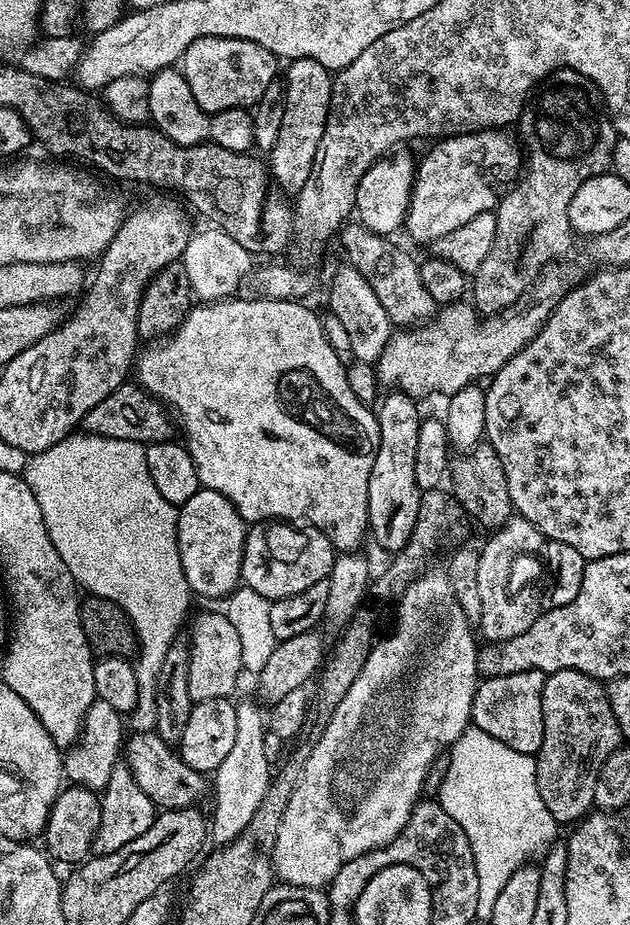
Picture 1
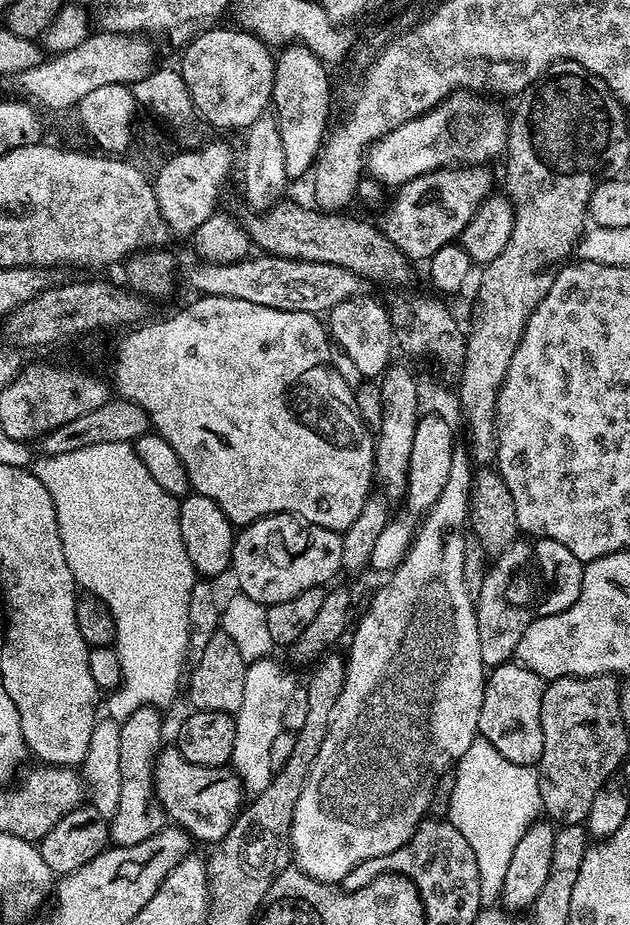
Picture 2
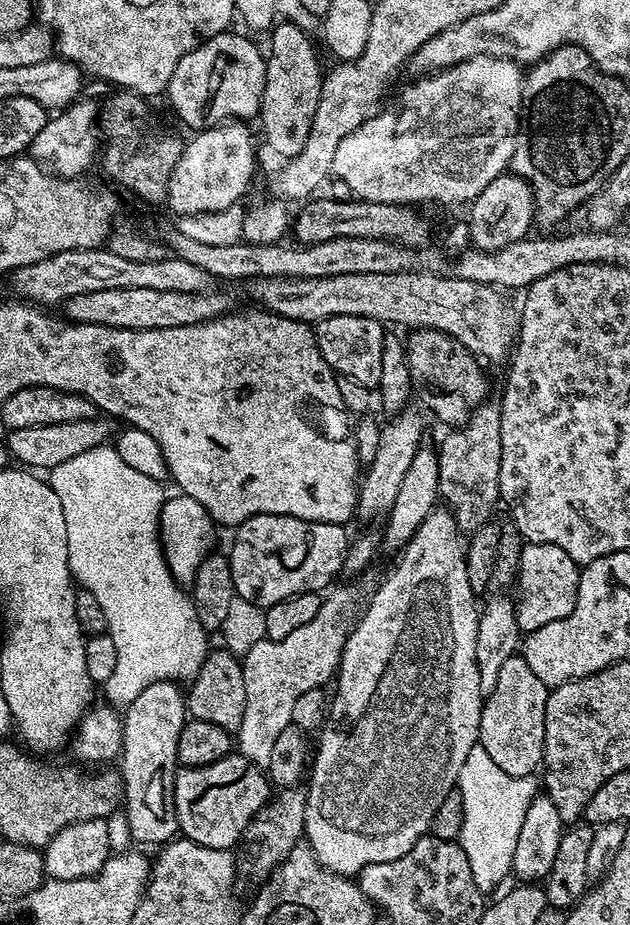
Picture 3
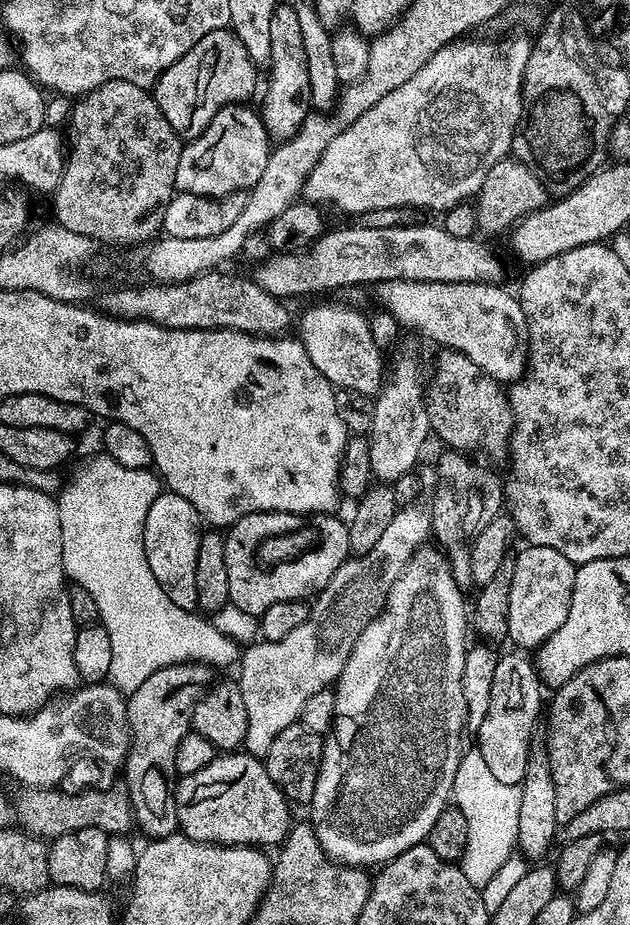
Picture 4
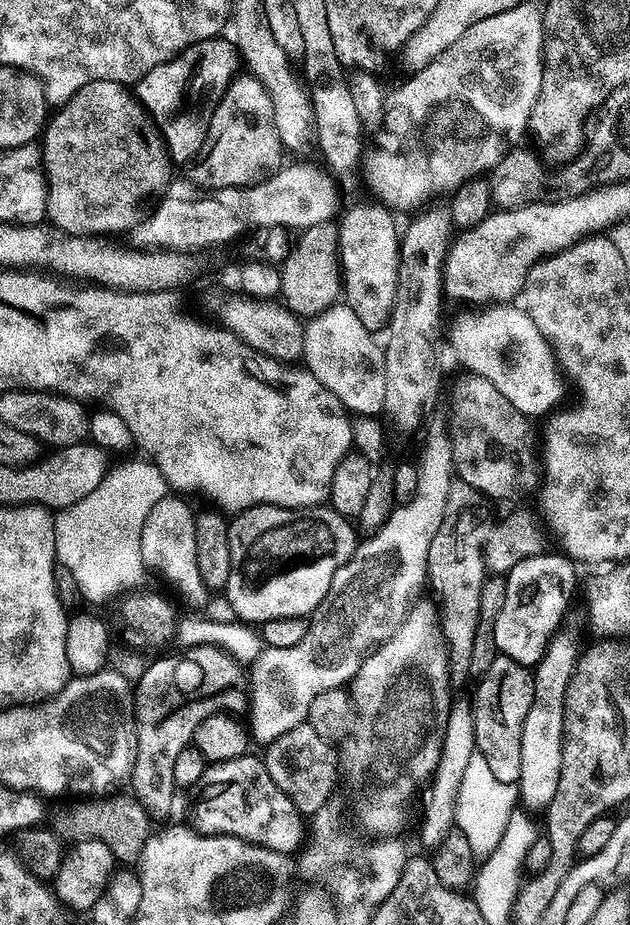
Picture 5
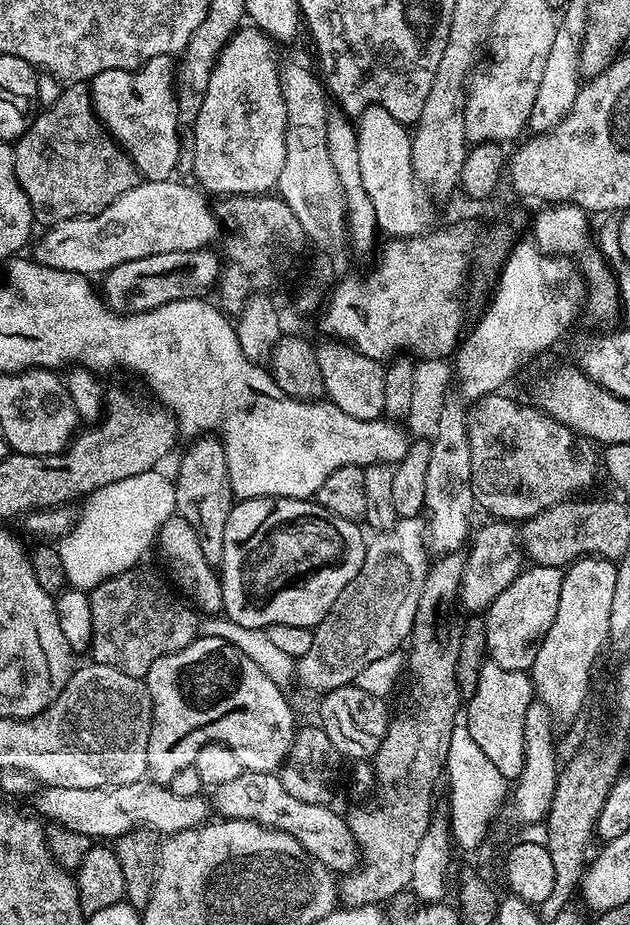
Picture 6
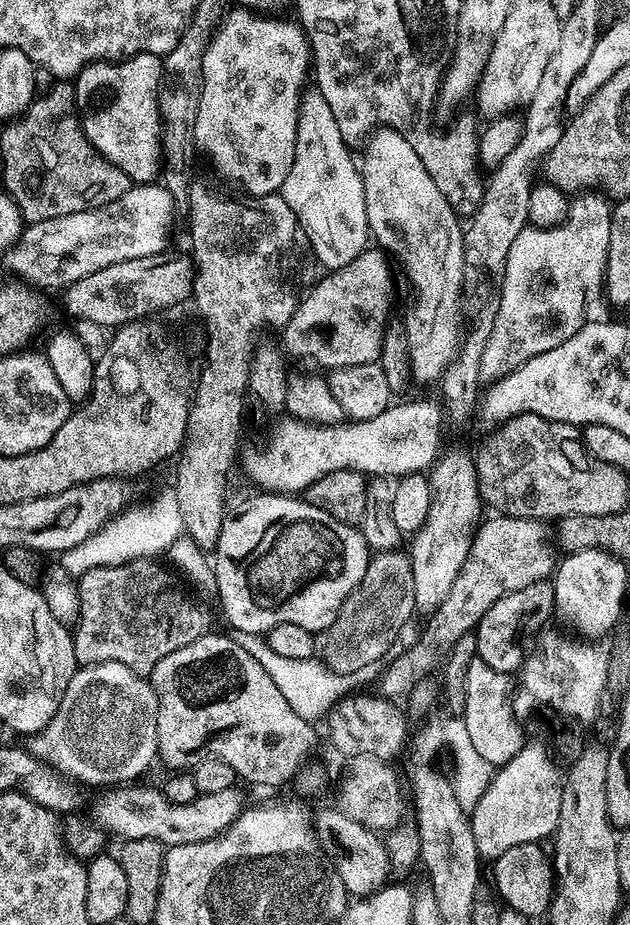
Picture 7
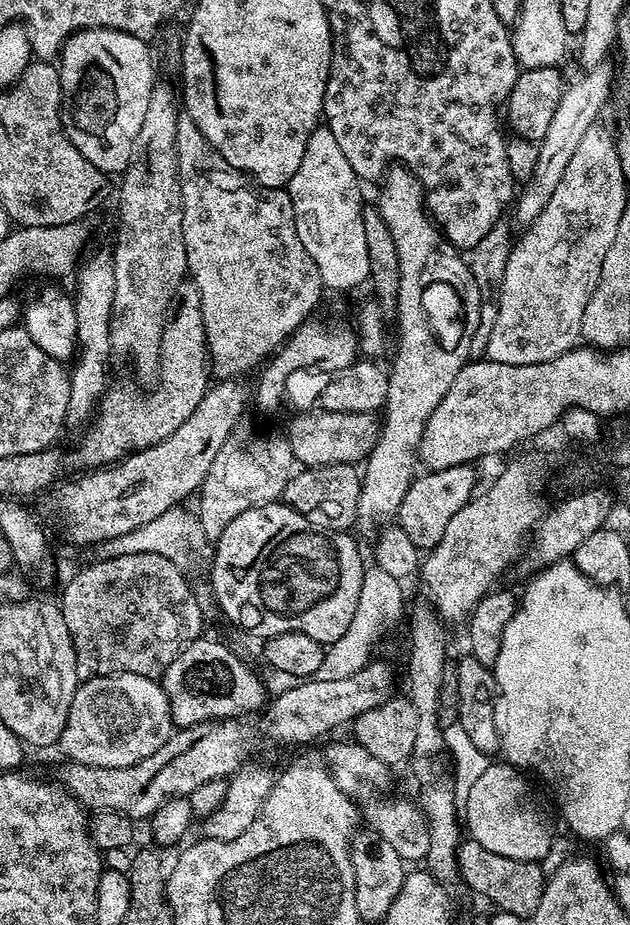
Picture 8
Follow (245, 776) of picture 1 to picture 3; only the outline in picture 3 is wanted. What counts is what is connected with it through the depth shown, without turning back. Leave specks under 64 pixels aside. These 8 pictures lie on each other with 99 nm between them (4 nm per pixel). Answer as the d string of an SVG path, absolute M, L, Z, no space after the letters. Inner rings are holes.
M366 579L341 583L341 588L333 587L327 593L329 596L321 599L318 614L314 614L306 626L301 626L299 630L294 630L294 634L281 640L266 638L242 658L246 710L234 740L239 755L245 756L248 763L261 770L267 769L278 734L292 724L294 702L298 702L306 690L327 685L327 680L329 683L337 675L346 642L367 610L368 601L372 599L374 584Z

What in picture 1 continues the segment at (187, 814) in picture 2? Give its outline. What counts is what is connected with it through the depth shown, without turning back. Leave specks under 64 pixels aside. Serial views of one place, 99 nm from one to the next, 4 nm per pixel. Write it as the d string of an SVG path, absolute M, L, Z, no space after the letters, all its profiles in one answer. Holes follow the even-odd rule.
M155 731L132 732L126 740L126 762L130 766L138 786L146 790L146 794L156 804L157 809L191 808L204 796L205 773L190 770L174 750L173 745L163 741Z

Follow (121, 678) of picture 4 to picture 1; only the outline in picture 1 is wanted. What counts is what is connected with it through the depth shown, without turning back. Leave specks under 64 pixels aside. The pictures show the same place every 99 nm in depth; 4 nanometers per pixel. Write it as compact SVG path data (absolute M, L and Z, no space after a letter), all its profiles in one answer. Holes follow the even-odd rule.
M73 434L46 450L29 455L22 473L24 481L30 486L30 490L34 490L34 498L38 498L38 506L42 506L42 518L46 522L50 542L54 542L54 550L58 550L58 558L62 558L62 562L66 562L66 570L70 570L70 574L76 580L77 585L83 591L85 588L85 593L101 596L117 604L128 615L128 620L132 623L132 631L136 633L136 643L138 645L138 655L134 660L136 677L138 678L138 702L136 703L136 709L130 713L132 732L150 732L155 729L155 714L158 711L156 693L159 674L162 670L163 659L166 658L166 652L170 650L171 644L181 635L180 623L183 622L184 615L188 612L188 596L190 597L186 574L182 570L182 554L178 554L178 508L177 505L166 502L166 498L162 498L162 494L158 494L158 486L154 486L154 478L150 478L150 470L146 466L144 450L145 445L138 443L136 440Z

